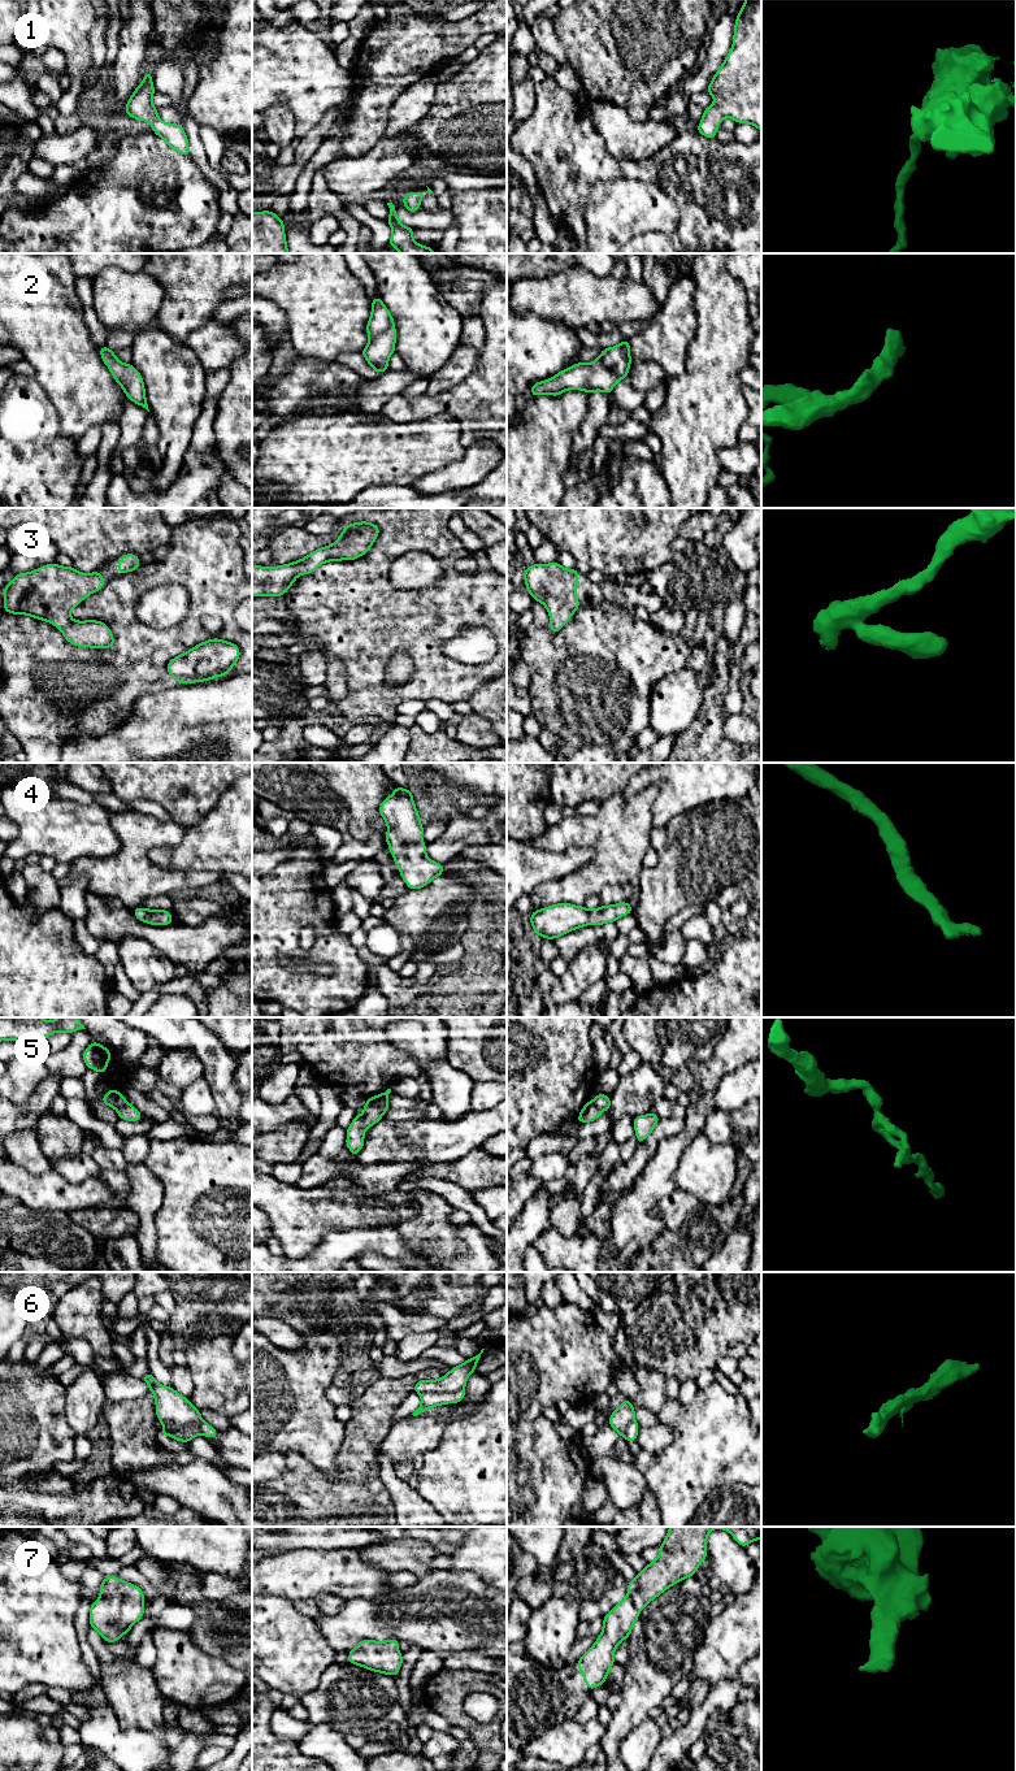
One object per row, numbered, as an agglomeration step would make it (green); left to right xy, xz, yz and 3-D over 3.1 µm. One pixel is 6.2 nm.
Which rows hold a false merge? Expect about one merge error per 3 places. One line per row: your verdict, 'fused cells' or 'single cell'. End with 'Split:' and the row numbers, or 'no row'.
1: single cell
2: single cell
3: single cell
4: single cell
5: single cell
6: fused cells
7: single cell
Split: 6

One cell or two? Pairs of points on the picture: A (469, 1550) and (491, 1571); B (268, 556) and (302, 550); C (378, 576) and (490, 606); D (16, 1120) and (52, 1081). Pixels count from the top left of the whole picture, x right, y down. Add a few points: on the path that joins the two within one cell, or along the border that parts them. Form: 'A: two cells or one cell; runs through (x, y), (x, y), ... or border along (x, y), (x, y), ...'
A: one cell; runs through (474, 1554), (486, 1566)
B: one cell; runs through (276, 552), (294, 551)
C: one cell; runs through (402, 604), (407, 610), (461, 610)
D: one cell; runs through (26, 1111), (46, 1092)

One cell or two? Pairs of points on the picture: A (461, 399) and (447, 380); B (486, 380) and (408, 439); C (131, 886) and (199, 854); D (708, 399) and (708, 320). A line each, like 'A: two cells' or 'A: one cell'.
A: two cells
B: two cells
C: two cells
D: one cell

